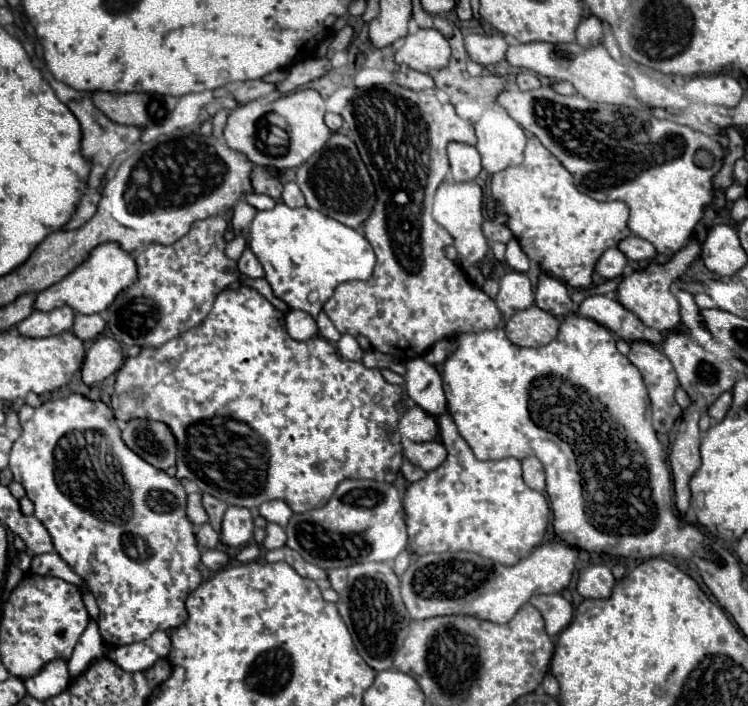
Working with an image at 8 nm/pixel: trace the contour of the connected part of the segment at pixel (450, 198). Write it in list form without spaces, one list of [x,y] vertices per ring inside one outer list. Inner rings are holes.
[[[442,182],[434,194],[432,216],[454,238],[454,246],[458,250],[458,260],[456,260],[458,266],[466,270],[468,266],[480,264],[480,260],[486,256],[488,250],[488,242],[482,234],[484,206],[482,206],[480,186],[476,182]]]

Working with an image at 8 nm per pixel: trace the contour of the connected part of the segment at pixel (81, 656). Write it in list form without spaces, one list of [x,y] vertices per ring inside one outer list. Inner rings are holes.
[[[90,622],[86,632],[80,636],[74,652],[72,652],[72,658],[68,660],[68,672],[70,672],[70,678],[76,680],[78,676],[82,676],[90,664],[102,656],[106,656],[108,652],[108,644],[102,640],[100,632],[98,632],[98,626],[96,622]]]

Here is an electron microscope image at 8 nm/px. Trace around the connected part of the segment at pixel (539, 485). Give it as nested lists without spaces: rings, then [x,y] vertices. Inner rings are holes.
[[[524,458],[522,460],[522,472],[524,472],[524,482],[532,490],[544,492],[544,488],[546,488],[546,476],[544,476],[544,468],[542,468],[538,458]]]

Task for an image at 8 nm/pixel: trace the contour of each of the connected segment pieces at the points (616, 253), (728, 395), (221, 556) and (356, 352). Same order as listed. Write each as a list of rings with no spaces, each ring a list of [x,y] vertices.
[[[618,248],[606,250],[596,264],[596,272],[604,278],[622,276],[626,270],[628,270],[628,258]]]
[[[724,392],[724,394],[722,394],[722,396],[708,408],[710,418],[714,418],[716,422],[720,422],[720,420],[726,416],[730,404],[732,404],[732,392]]]
[[[208,550],[208,552],[202,554],[202,564],[208,566],[210,570],[214,570],[214,572],[222,570],[224,566],[228,566],[230,560],[232,558],[226,552],[222,552],[222,550]]]
[[[344,334],[344,336],[338,340],[336,348],[338,348],[338,352],[340,352],[340,356],[342,356],[344,360],[362,360],[362,350],[360,350],[356,338],[350,336],[350,334]]]

